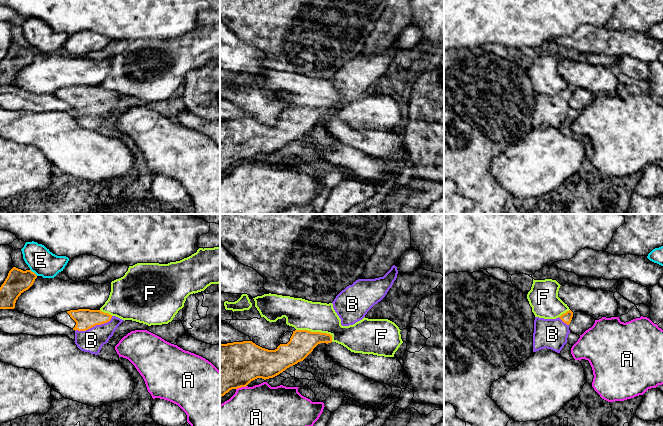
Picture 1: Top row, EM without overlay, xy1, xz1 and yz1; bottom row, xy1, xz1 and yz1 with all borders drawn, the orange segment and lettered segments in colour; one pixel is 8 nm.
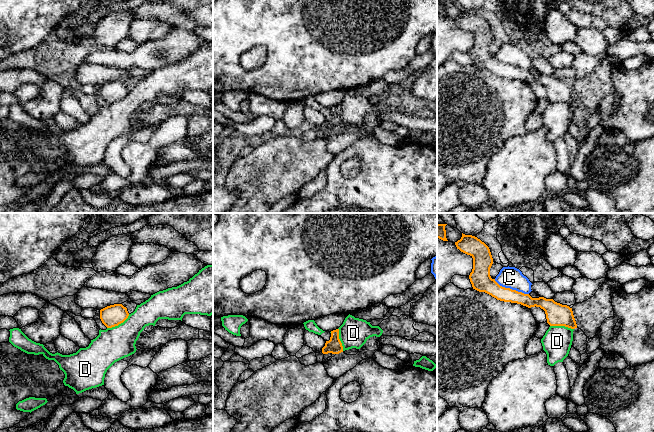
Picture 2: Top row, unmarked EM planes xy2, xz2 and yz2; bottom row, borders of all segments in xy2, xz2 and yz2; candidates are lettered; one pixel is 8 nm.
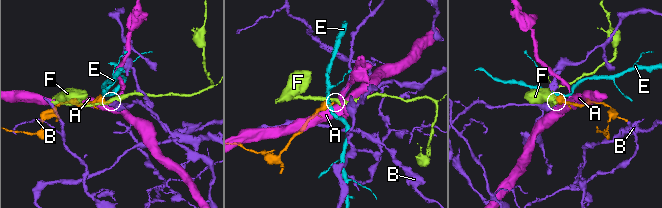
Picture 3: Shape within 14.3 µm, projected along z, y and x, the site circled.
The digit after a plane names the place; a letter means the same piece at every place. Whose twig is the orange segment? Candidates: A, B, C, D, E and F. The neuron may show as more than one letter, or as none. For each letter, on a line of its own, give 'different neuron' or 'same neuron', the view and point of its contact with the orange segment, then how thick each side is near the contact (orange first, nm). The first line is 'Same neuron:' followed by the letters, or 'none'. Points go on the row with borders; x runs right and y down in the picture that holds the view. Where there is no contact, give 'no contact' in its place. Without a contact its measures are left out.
Same neuron: B
A: different neuron | xz1 (241, 386) | 380/340 nm
B: same neuron | xy1 (94, 325) | 160/190 nm
C: different neuron | yz2 (511, 289) | 160/180 nm
D: different neuron | xy2 (118, 324) | 170/280 nm
E: different neuron | xy1 (33, 272) | 190/220 nm
F: different neuron | xz1 (316, 332) | 200/240 nm

